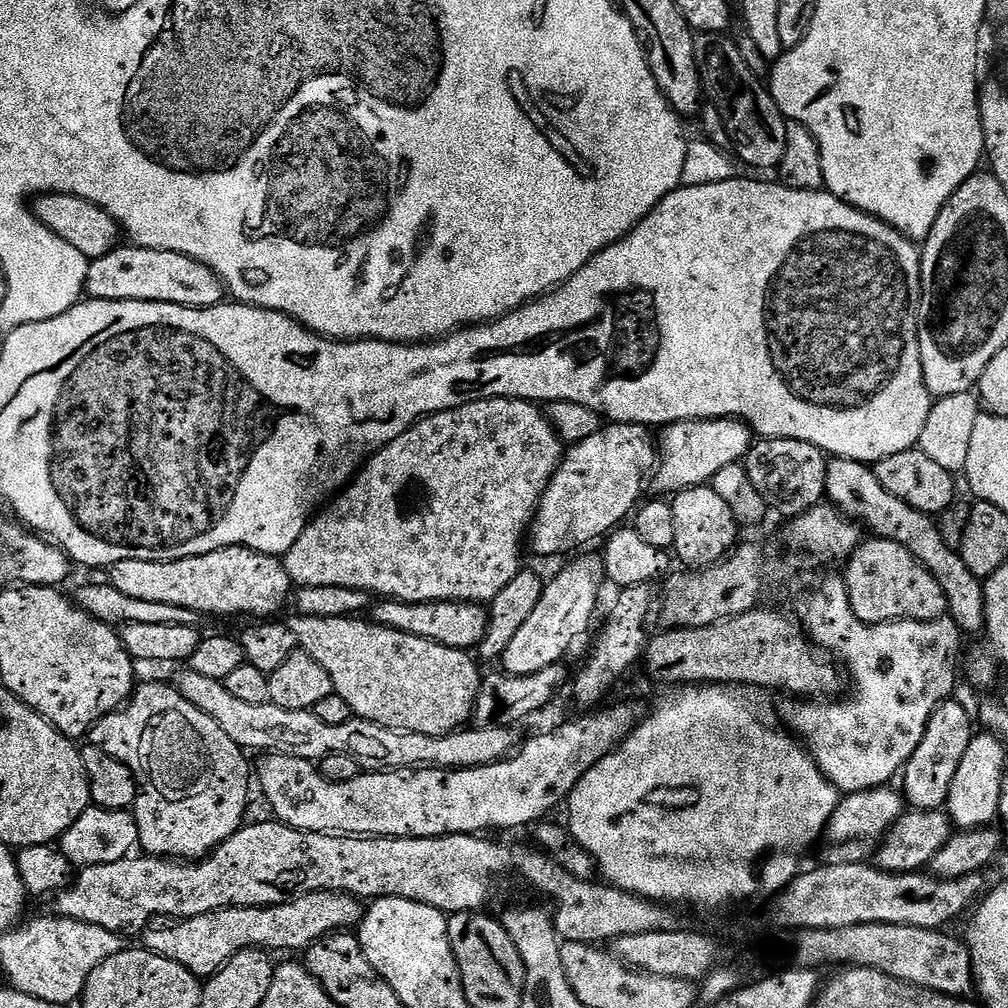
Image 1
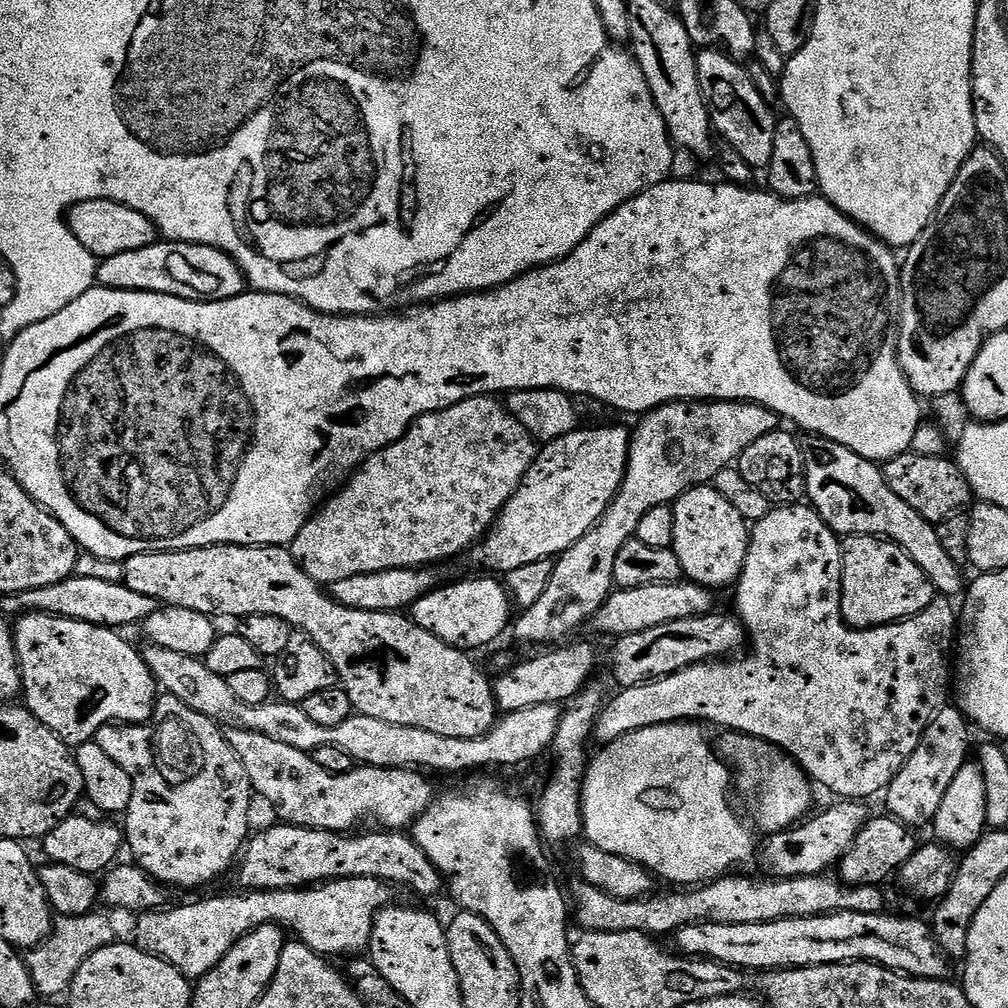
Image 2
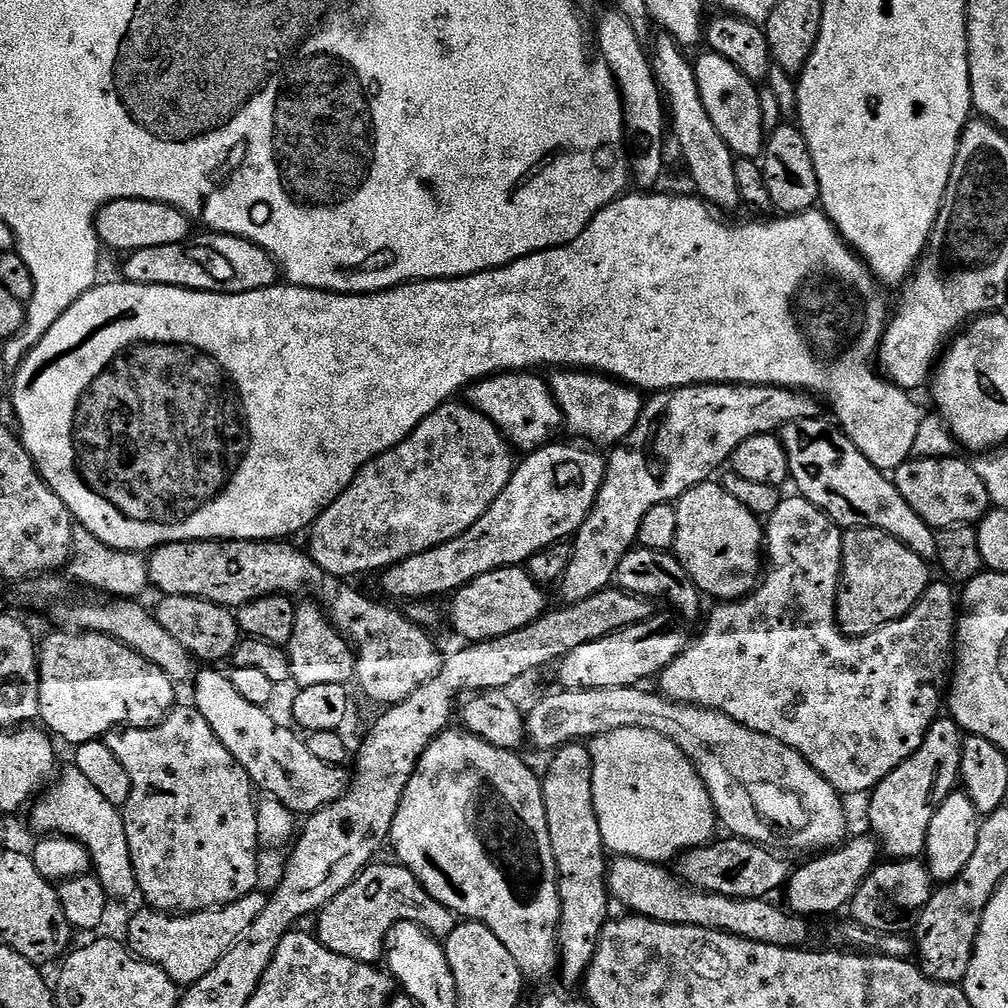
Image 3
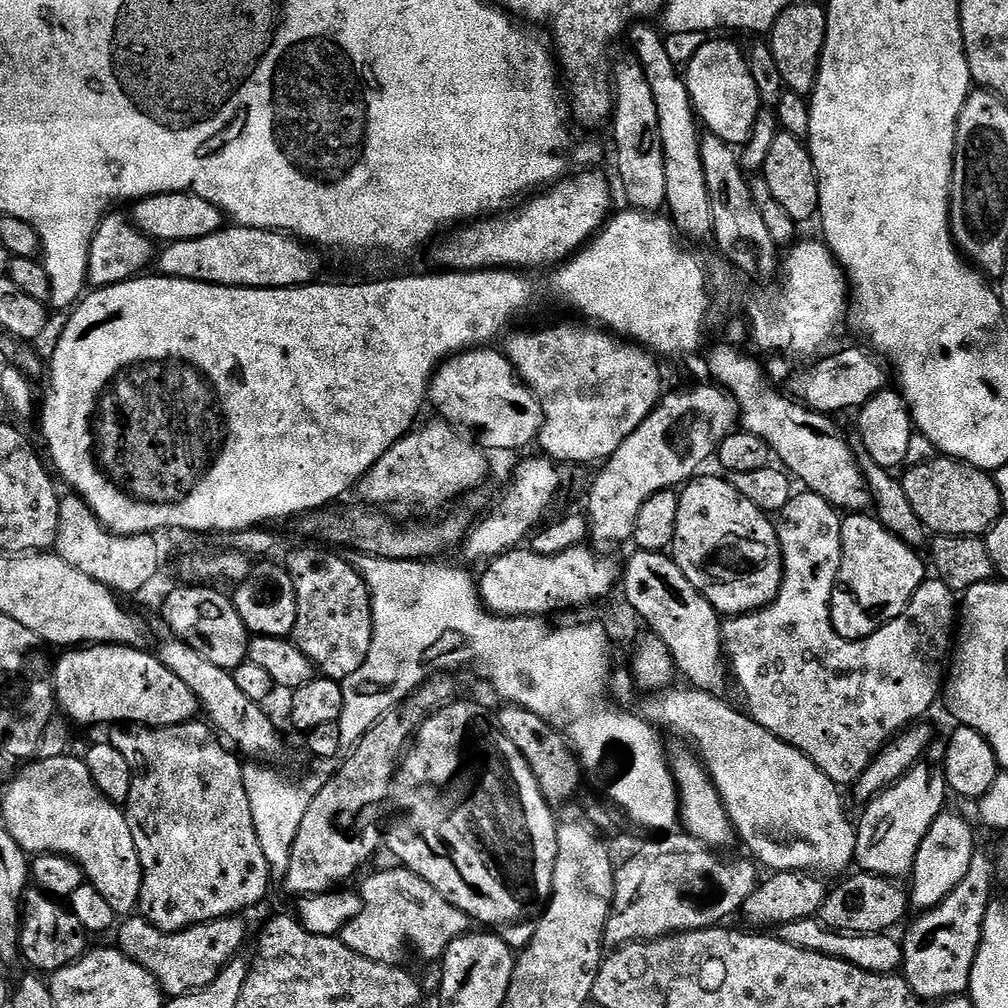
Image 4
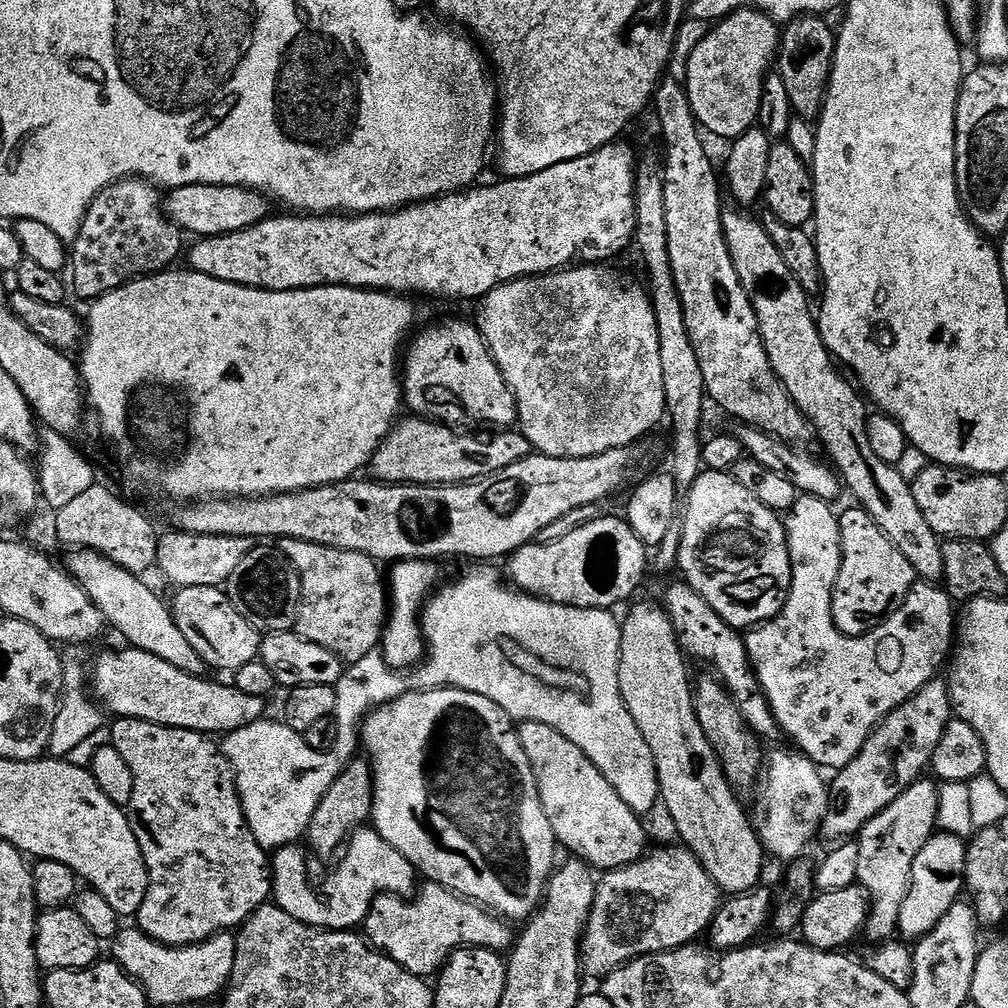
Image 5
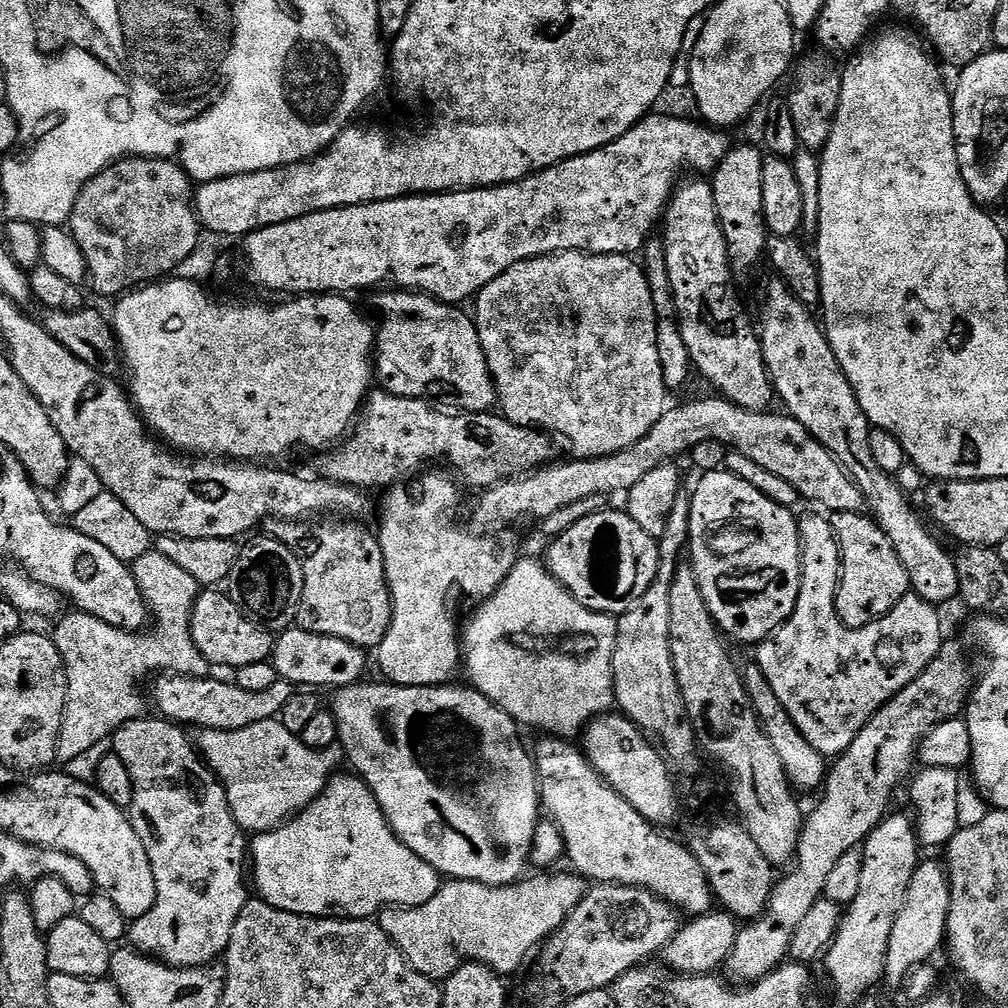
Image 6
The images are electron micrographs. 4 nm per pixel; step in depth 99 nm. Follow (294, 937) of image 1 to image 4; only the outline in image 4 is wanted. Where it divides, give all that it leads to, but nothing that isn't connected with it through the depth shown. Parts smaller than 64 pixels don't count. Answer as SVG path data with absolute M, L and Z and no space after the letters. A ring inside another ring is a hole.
M395 867L365 878L364 885L358 888L359 912L342 929L338 938L350 946L354 954L374 962L399 965L408 948L408 940L420 951L422 959L439 961L450 942L468 935L468 915L446 902L430 882L418 878L408 868ZM132 914L119 925L120 941L118 941L118 947L131 960L138 962L138 966L142 966L147 972L154 974L154 978L160 983L160 990L165 997L184 996L198 988L208 988L210 982L214 982L214 978L218 978L220 971L230 961L237 959L239 952L236 951L244 944L244 924L240 919L239 915L223 916L205 924L195 924L189 928L184 928L181 932L163 932L155 928L143 916Z

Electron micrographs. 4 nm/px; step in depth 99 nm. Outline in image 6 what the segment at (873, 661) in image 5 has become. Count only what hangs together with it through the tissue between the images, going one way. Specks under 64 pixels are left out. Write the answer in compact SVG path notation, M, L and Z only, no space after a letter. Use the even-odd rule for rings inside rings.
M827 515L803 516L800 521L800 589L798 590L798 602L794 606L794 614L784 625L773 632L772 635L755 645L754 662L766 674L766 682L778 694L782 706L786 706L786 714L794 718L794 726L802 730L802 738L814 746L825 758L835 758L848 749L850 742L870 722L870 718L898 690L910 686L930 662L938 654L938 650L944 645L946 633L940 625L940 616L937 605L926 602L921 596L909 594L902 597L898 606L890 610L890 614L883 616L881 620L870 622L861 628L848 628L838 618L836 613L836 589L838 576L835 571L828 572L825 576L812 576L812 568L840 567L840 547L836 541L836 535L832 529L831 519Z

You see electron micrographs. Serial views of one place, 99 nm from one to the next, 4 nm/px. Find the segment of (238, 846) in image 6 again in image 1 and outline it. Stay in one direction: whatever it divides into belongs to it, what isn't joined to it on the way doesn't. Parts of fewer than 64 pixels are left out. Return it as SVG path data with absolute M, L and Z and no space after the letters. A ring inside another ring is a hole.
M171 683L143 684L133 691L123 707L106 714L91 728L90 741L96 748L85 747L80 753L86 766L92 804L111 812L123 812L136 800L134 815L140 834L139 847L147 855L181 862L202 860L244 827L244 815L248 812L248 779L251 776L253 779L253 769L252 772L248 769L245 749L234 743L210 714L202 714L194 702L186 702L175 686Z

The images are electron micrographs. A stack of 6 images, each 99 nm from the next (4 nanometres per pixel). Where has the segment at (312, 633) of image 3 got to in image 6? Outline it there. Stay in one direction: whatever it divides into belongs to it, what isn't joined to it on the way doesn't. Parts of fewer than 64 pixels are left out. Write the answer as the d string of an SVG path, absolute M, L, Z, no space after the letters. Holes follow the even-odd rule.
M344 518L340 520L328 520L325 524L316 524L320 522L305 522L303 520L278 520L271 519L267 521L266 532L267 535L273 536L276 540L281 540L288 549L290 549L295 556L300 560L302 566L302 578L304 579L304 585L302 586L302 602L300 603L300 609L296 615L296 624L307 632L313 632L314 634L322 634L323 636L329 636L330 638L342 638L346 642L350 642L354 646L363 648L365 650L375 650L380 647L382 638L386 638L386 630L390 626L392 621L392 595L388 589L388 583L386 582L386 566L384 565L384 559L382 558L382 546L380 545L377 533L372 532L368 528L363 528L363 523L357 522L352 518Z

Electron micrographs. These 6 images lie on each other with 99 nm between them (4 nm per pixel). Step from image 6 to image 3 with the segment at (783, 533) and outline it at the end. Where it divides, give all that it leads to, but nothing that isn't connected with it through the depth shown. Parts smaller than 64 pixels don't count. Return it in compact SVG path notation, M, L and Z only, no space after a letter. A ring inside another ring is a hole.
M720 482L695 484L687 494L675 501L678 514L678 534L674 554L690 574L705 597L717 596L720 602L738 600L748 595L762 579L762 553L765 551L764 528L761 517L750 514L742 502L734 499Z

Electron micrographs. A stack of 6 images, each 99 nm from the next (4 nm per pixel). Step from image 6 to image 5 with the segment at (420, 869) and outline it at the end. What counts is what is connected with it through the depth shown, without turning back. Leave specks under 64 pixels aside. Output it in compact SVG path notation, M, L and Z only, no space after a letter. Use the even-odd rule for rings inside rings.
M361 826L352 833L343 849L344 857L336 873L317 892L308 885L308 864L304 861L305 849L301 848L296 844L287 844L284 848L275 849L270 860L272 890L276 907L311 928L330 932L359 929L370 906L379 896L408 898L417 891L416 867L402 854L398 854L398 850L394 850L394 846L390 846L390 842L386 842L386 838L382 838L382 834L378 834L371 826Z

